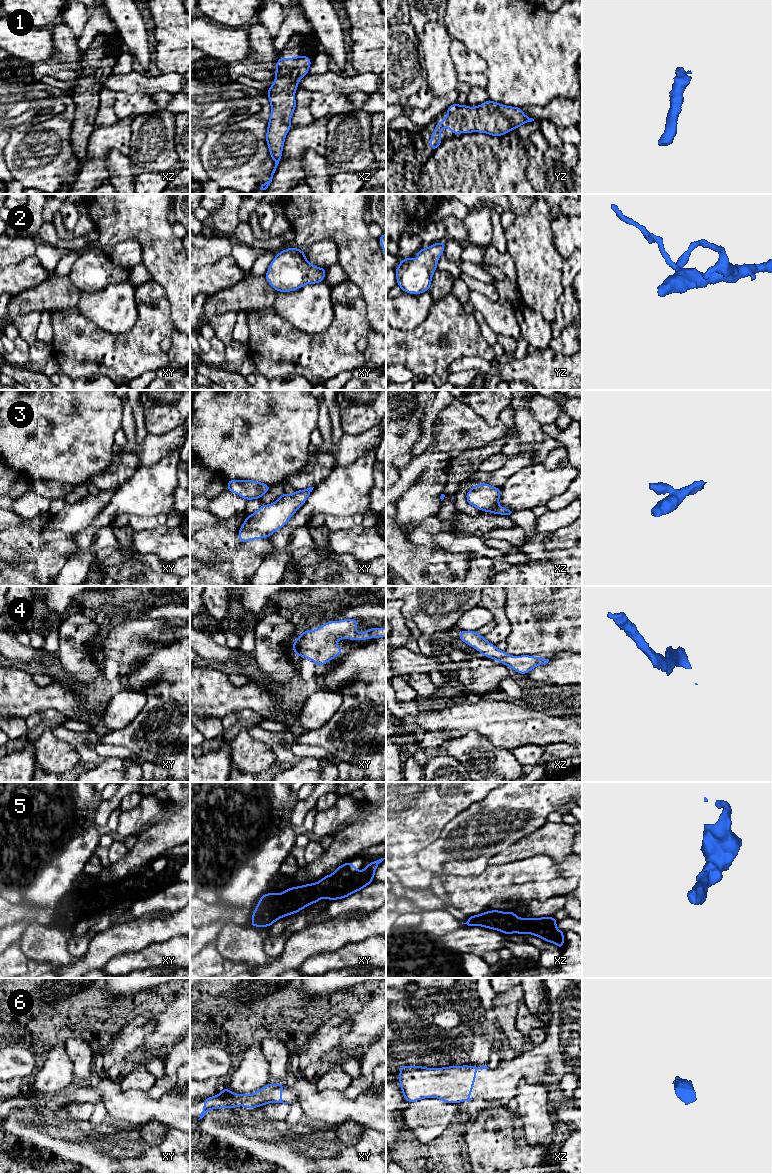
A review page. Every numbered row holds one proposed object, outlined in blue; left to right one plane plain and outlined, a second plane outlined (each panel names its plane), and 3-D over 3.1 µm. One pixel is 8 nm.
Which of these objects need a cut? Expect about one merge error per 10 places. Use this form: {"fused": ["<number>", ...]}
{"fused": []}

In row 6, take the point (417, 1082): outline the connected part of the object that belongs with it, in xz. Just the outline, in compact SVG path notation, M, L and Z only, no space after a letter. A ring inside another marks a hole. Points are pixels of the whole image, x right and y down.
M403 1065L400 1067L399 1084L404 1099L408 1102L414 1103L424 1098L438 1098L445 1103L459 1104L463 1101L473 1100L469 1095L473 1093L472 1087L475 1084L478 1069L489 1068L487 1065L482 1067L455 1065L442 1068Z

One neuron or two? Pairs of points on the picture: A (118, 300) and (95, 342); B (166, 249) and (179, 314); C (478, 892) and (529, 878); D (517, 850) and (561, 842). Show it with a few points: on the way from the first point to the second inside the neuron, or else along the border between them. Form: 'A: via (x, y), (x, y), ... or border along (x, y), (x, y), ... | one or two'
A: border along (83, 315), (106, 331), (112, 333), (125, 332) | two
B: via (170, 265), (179, 275), (179, 298) | one
C: via (491, 890), (516, 885) | one
D: via (528, 846), (538, 842), (550, 842) | one

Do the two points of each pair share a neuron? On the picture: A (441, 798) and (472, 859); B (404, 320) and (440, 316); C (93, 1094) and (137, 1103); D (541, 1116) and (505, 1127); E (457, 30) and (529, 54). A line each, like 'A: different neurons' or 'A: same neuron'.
A: different neurons
B: different neurons
C: same neuron
D: different neurons
E: same neuron

